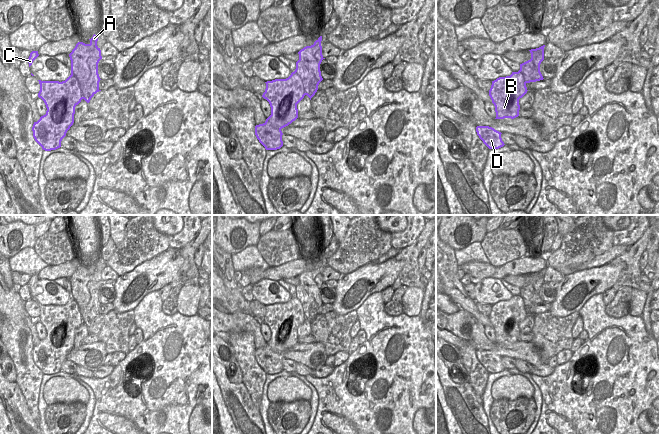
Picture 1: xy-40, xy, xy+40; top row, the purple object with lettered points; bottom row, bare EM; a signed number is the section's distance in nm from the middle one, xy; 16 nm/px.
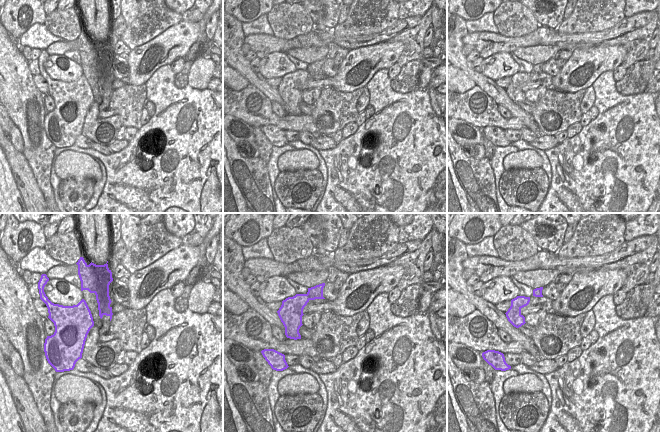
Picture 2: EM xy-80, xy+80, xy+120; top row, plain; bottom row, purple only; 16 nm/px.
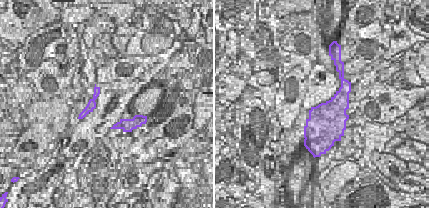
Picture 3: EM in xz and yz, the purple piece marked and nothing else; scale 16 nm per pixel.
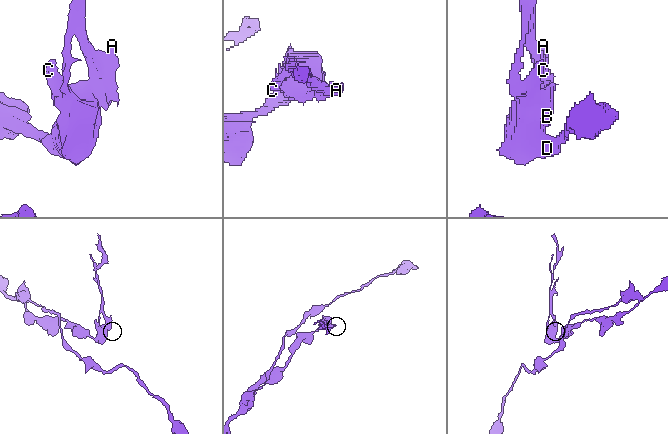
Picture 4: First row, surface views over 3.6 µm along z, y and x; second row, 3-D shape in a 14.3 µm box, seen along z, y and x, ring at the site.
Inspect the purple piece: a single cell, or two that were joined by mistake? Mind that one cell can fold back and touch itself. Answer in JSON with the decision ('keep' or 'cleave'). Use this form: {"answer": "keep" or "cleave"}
{"answer": "cleave"}

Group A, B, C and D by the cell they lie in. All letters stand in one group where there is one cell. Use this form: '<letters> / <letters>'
A / B C D

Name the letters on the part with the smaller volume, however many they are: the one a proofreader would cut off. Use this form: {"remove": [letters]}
{"remove": ["A"]}

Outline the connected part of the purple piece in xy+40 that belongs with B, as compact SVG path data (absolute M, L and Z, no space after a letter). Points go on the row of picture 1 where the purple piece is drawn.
M520 71L492 81L489 96L495 106L496 118L514 119L519 116L519 99L527 93L526 81Z

